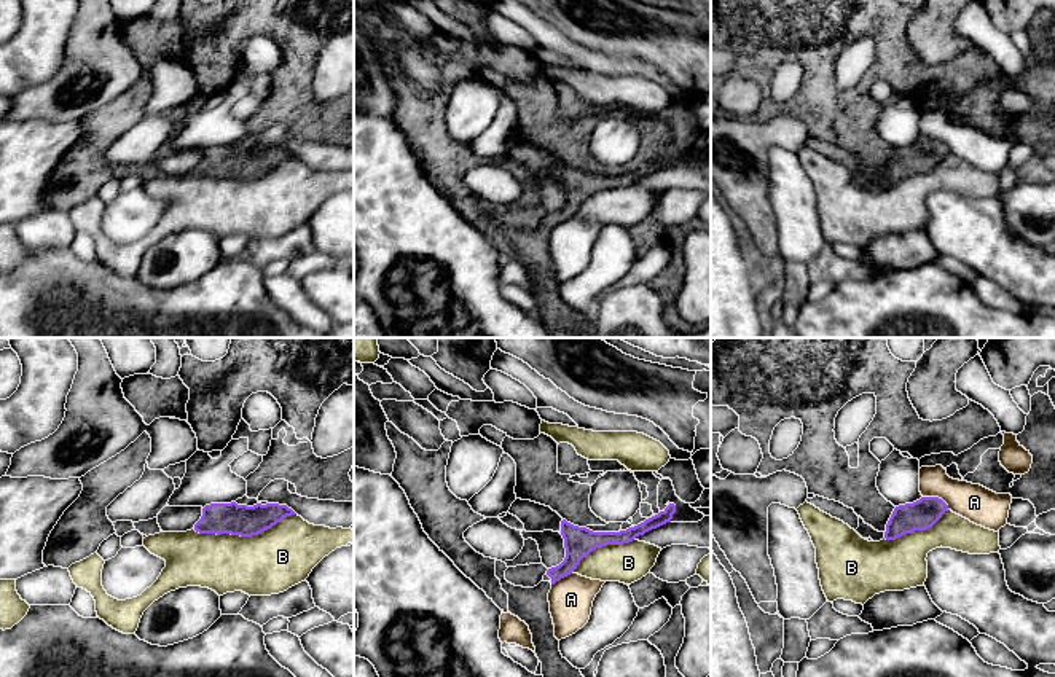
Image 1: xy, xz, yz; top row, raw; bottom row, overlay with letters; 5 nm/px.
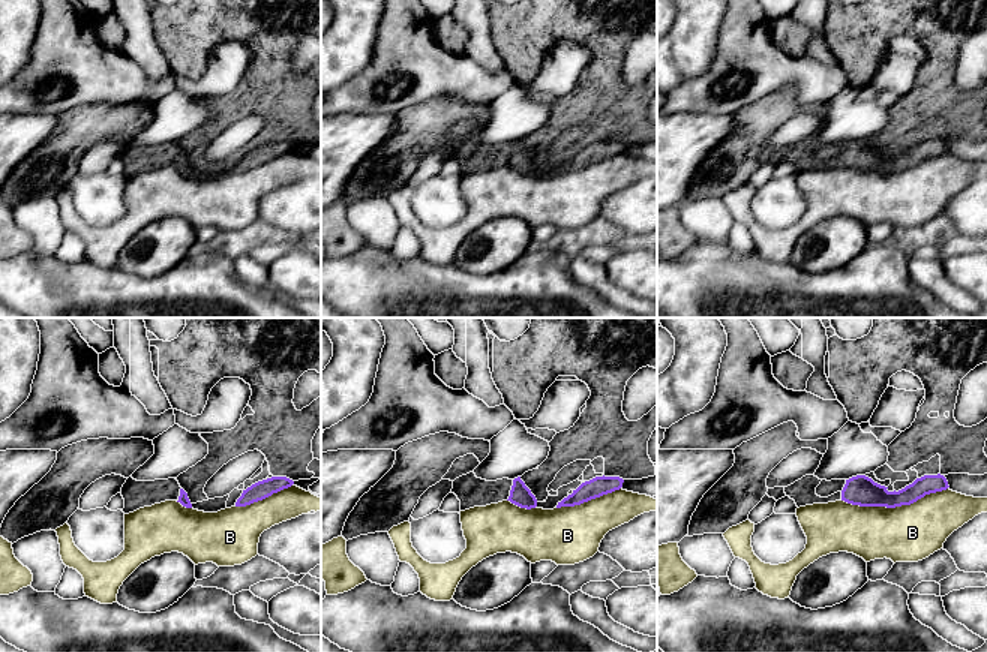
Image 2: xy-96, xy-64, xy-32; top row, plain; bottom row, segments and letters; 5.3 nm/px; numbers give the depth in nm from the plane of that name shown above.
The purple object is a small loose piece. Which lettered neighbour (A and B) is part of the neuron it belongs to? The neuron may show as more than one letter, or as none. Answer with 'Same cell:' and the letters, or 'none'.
Same cell: none

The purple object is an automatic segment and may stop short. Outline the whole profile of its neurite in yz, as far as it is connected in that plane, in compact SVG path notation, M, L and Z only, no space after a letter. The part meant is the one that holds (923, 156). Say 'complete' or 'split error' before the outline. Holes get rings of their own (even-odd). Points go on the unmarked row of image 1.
complete; M921 140L913 147L899 148L886 167L884 182L896 183L915 174L926 174L932 170L945 155L948 155L948 148L939 140Z

